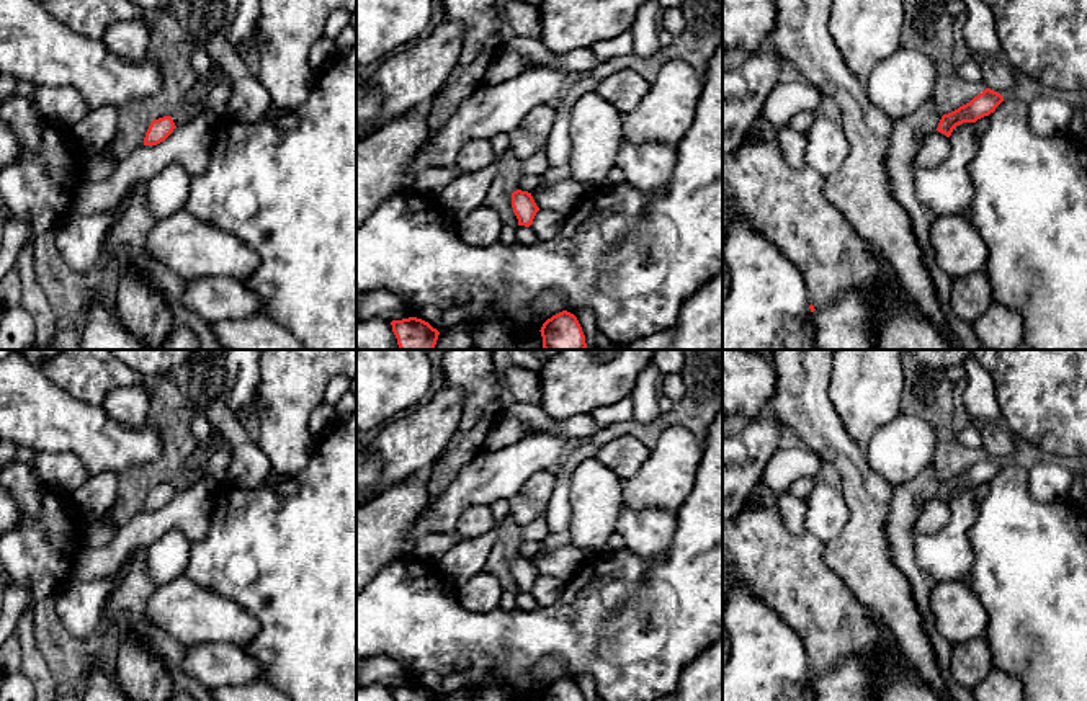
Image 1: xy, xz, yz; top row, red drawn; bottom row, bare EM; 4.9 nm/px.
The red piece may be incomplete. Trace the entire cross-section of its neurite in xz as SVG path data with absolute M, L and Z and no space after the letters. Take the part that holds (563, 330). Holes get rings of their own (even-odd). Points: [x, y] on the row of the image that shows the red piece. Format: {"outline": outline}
{"outline": "M562 310L548 319L541 327L544 350L585 350L585 335L577 317Z"}

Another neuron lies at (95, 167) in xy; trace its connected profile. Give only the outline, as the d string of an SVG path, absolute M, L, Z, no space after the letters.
M96 154L83 160L82 176L88 180L101 180L105 175L110 175L114 168L114 162L111 162L103 154Z

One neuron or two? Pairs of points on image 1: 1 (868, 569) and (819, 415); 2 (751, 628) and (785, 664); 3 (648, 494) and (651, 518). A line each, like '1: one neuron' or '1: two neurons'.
1: one neuron
2: one neuron
3: two neurons

